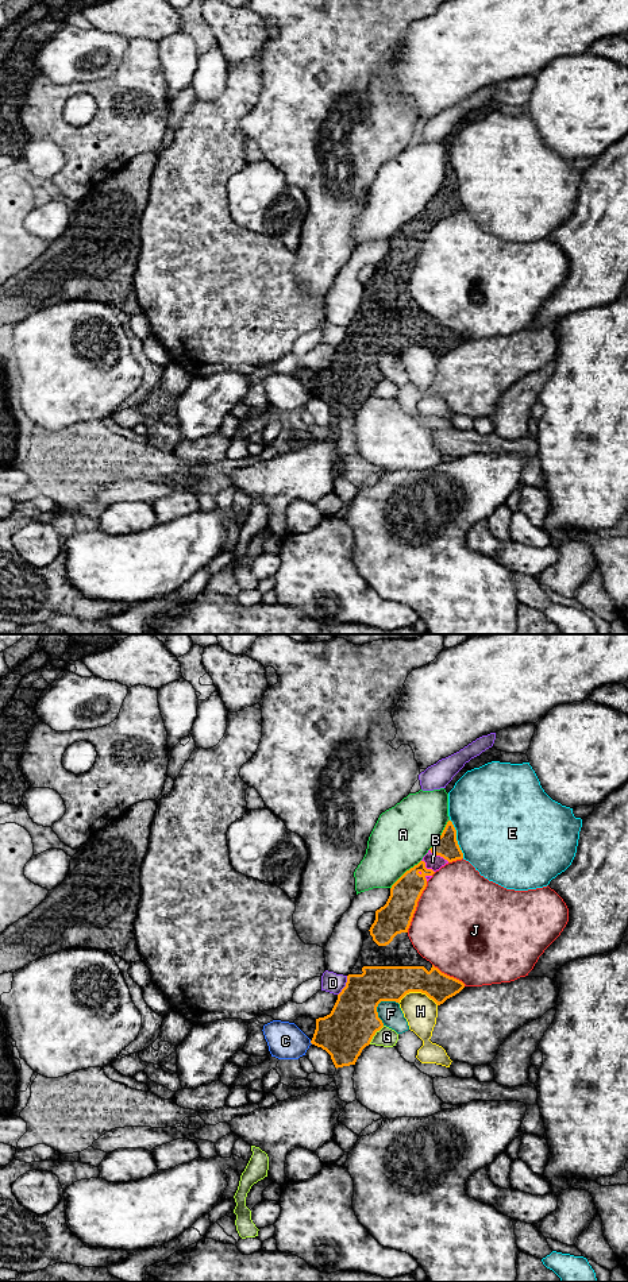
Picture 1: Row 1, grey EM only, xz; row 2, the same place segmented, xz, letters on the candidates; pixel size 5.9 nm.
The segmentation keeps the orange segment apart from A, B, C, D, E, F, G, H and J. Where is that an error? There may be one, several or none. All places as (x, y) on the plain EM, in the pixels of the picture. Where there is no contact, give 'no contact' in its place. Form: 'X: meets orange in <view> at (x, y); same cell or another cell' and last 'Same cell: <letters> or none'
A: meets orange in xz at (404, 226); another cell
B: meets orange in xz at (439, 207); same cell
C: meets orange in xz at (311, 394); another cell
D: meets orange in xz at (346, 338); another cell
E: meets orange in xz at (455, 190); another cell
F: meets orange in xz at (377, 358); another cell
G: meets orange in xz at (374, 386); another cell
H: meets orange in xz at (419, 343); another cell
J: meets orange in xz at (416, 258); another cell
Same cell: B

